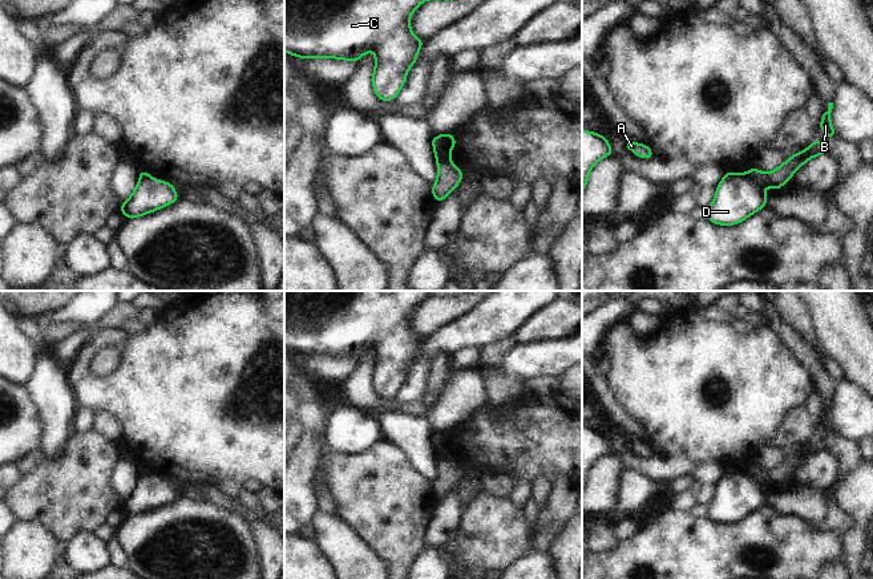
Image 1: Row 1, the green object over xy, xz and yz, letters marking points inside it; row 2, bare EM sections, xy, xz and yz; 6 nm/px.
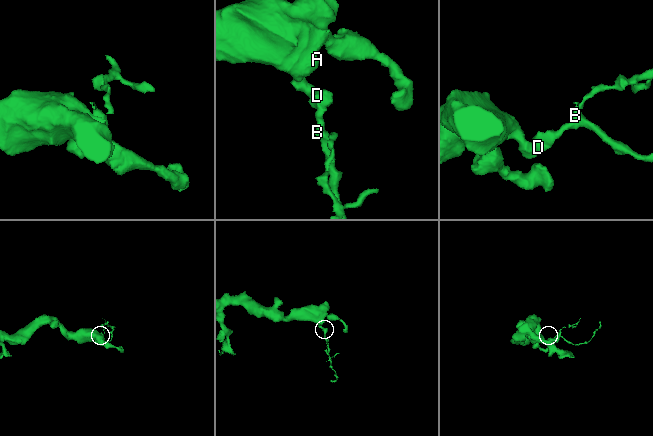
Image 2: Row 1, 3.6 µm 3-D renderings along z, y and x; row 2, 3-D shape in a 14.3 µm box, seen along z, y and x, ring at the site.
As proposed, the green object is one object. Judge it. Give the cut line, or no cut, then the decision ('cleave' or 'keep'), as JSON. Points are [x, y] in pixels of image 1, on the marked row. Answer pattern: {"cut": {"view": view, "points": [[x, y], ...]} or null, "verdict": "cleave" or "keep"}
{"cut": {"view": "xz", "points": [[437, 161], [451, 164]]}, "verdict": "cleave"}

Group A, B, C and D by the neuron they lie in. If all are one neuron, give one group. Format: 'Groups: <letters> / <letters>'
Groups: A C D / B

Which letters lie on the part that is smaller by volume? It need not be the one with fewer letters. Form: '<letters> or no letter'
B

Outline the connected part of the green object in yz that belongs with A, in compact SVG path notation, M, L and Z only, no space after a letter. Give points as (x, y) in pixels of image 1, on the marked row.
M627 142L627 149L639 158L651 159L654 158L654 151L646 143Z

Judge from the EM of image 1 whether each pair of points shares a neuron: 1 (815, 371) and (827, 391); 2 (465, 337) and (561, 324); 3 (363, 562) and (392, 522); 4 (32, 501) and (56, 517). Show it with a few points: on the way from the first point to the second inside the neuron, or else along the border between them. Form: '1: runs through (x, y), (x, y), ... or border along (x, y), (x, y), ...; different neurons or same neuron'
1: runs through (820, 376), (825, 385); same neuron
2: border along (537, 308), (510, 336); different neurons
3: border along (351, 527), (387, 565); different neurons
4: runs through (37, 501), (51, 511); same neuron

